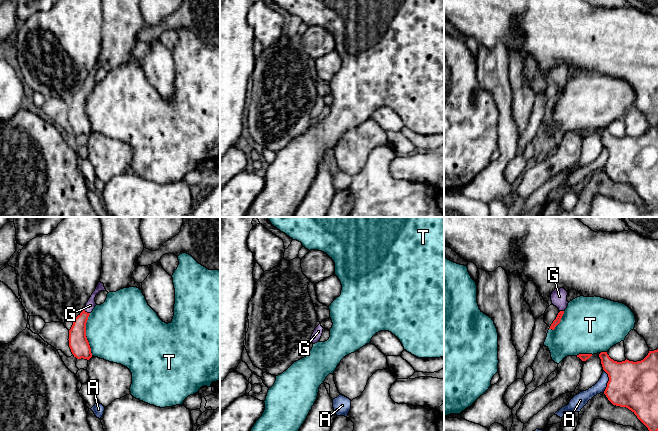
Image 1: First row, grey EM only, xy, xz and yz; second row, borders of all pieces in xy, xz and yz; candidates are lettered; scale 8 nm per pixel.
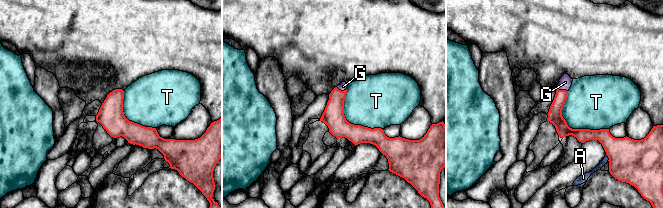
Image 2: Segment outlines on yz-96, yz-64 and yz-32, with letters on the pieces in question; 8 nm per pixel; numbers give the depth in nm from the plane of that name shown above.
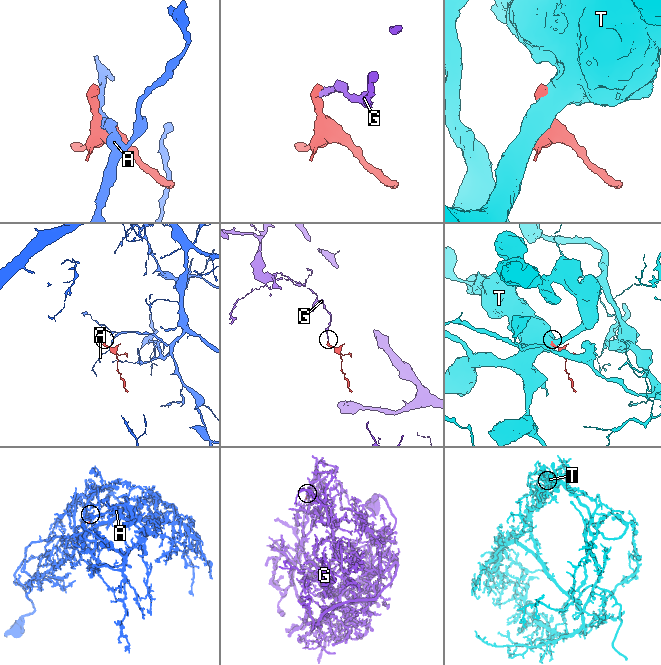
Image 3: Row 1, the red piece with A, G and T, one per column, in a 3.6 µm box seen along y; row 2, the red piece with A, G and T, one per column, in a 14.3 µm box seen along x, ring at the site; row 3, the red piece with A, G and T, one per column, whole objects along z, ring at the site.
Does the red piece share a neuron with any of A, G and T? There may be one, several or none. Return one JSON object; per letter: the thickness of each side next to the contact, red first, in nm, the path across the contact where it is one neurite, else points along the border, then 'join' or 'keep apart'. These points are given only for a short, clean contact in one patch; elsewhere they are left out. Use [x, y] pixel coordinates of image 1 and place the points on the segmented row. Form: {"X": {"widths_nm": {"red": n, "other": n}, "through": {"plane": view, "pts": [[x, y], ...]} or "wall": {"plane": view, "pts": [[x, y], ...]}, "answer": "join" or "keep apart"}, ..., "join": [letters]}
{"A": {"widths_nm": {"red": 380, "other": 100}, "wall": {"plane": "yz", "pts": [[604, 370], [607, 374], [608, 382], [603, 392]]}, "answer": "keep apart"}, "G": {"widths_nm": {"red": 150, "other": 80}, "through": {"plane": "xy", "pts": [[78, 342], [79, 322], [86, 312], [90, 305]]}, "answer": "join"}, "T": {"widths_nm": {"red": 160, "other": 480}, "answer": "keep apart"}, "join": ["G"]}

